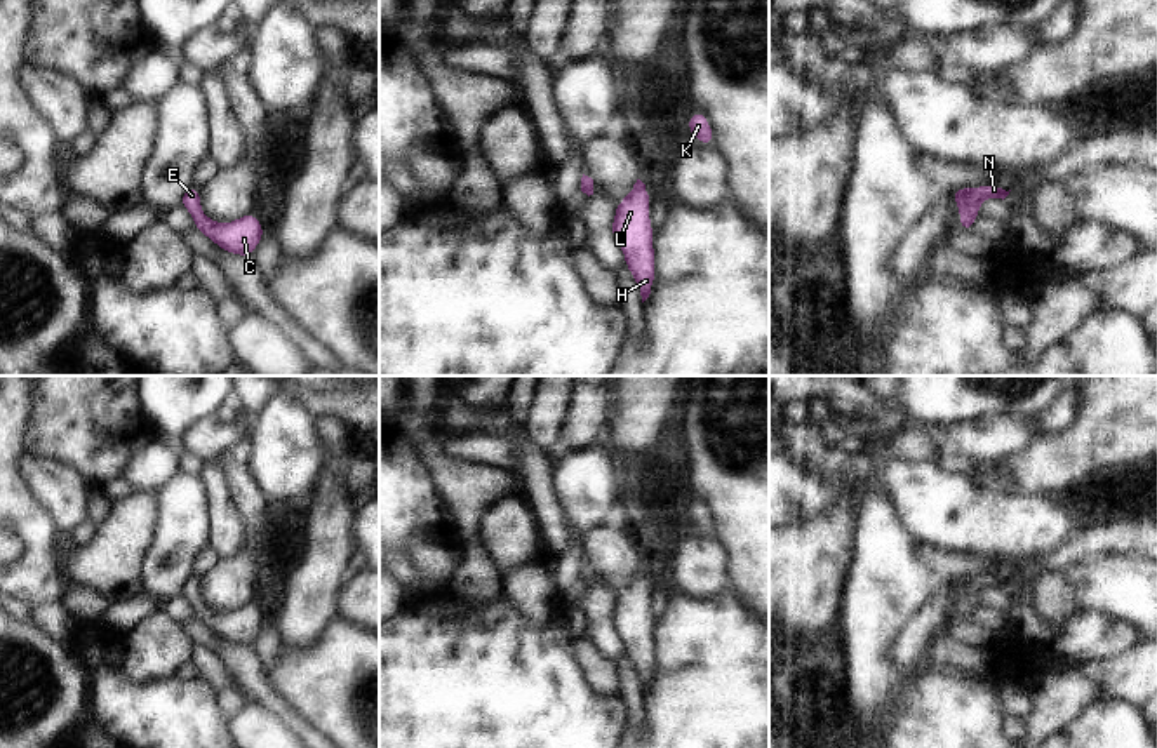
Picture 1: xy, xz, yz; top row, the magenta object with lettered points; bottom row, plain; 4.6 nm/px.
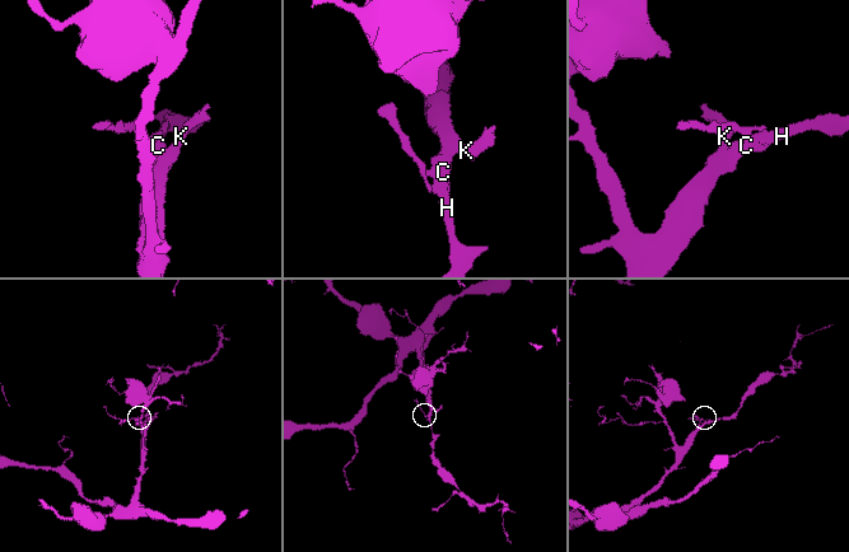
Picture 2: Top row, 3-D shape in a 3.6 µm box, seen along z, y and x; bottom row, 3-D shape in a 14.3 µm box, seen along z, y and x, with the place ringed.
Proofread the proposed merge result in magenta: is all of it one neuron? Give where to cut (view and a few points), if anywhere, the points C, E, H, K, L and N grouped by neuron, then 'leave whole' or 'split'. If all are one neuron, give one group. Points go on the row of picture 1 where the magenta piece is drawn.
no cut | C E H K L N | leave whole

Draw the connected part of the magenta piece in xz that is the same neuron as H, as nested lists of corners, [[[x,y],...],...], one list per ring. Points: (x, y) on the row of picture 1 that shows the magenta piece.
[[[637,179],[630,193],[616,204],[611,231],[625,254],[625,264],[635,278],[642,303],[654,285],[656,252],[654,230],[649,221],[651,198],[645,184]]]

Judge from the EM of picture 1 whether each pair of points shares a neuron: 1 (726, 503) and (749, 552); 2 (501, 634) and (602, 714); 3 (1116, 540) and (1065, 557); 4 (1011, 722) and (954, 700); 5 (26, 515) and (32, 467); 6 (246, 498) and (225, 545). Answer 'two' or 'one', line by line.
1: one
2: one
3: one
4: two
5: two
6: two

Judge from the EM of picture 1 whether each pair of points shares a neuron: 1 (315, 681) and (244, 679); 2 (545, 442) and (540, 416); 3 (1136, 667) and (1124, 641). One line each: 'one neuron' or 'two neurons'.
1: two neurons
2: one neuron
3: two neurons

